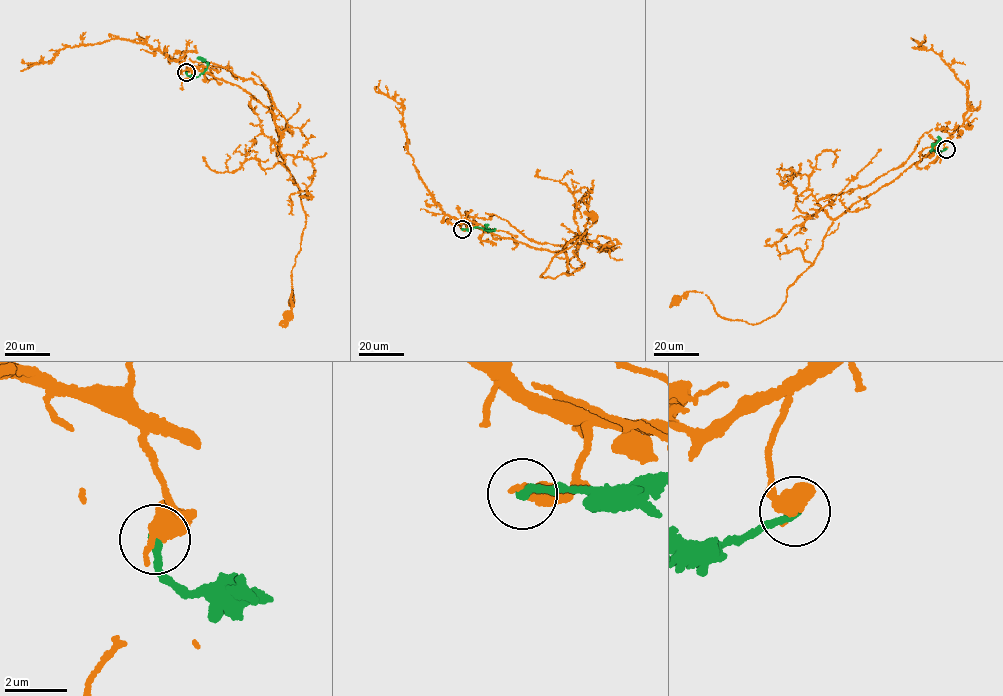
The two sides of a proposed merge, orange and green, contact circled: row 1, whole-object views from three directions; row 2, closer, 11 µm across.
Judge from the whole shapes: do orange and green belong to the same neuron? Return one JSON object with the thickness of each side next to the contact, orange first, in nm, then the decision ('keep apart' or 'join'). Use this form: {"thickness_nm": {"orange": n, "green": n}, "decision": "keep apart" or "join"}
{"thickness_nm": {"orange": 500, "green": 320}, "decision": "keep apart"}

